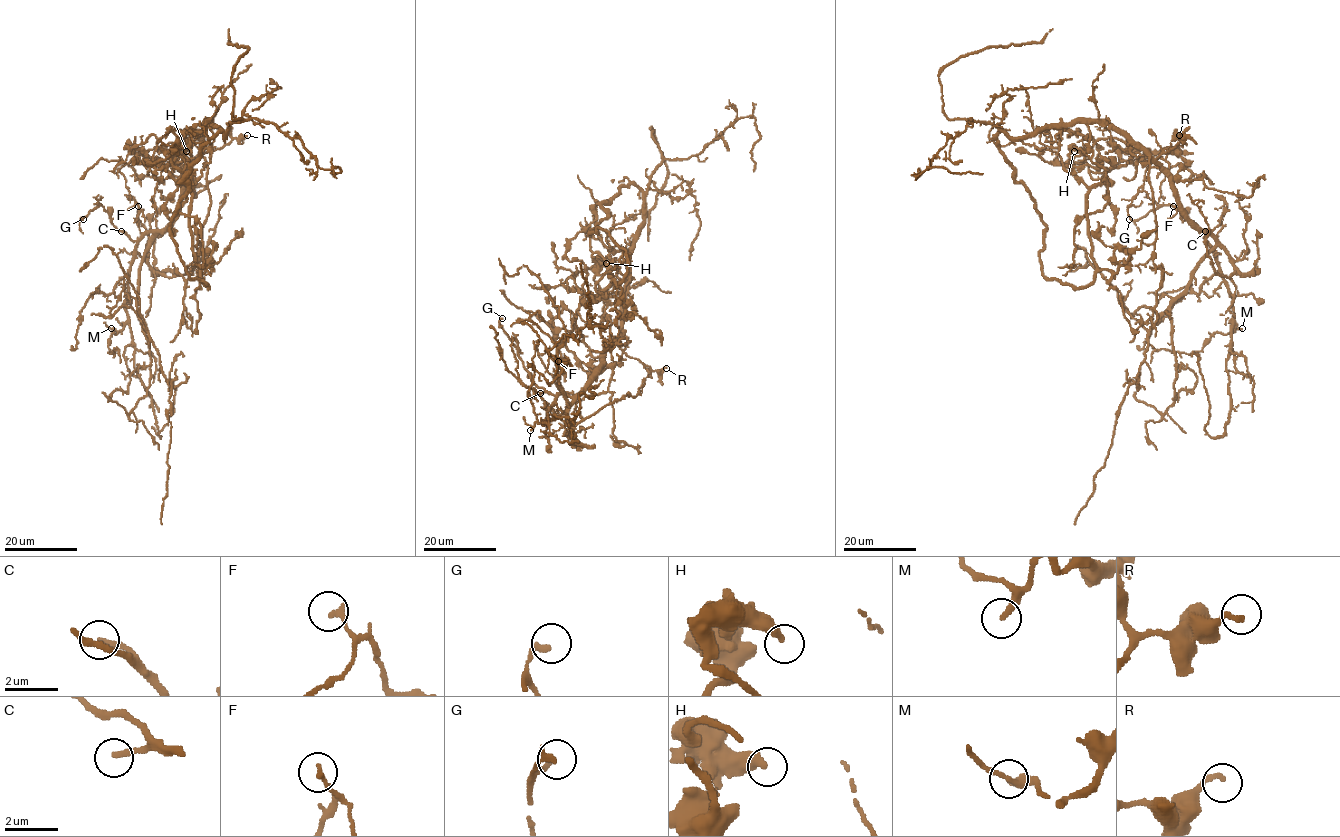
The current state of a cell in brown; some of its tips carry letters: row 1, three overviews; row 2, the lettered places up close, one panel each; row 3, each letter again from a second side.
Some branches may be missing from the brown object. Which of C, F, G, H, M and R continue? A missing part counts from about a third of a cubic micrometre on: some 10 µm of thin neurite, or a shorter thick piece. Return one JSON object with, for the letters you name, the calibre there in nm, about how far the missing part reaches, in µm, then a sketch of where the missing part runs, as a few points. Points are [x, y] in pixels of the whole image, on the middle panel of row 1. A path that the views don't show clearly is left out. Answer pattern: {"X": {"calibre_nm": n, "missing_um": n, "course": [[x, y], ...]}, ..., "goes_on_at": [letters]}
{"C": {"calibre_nm": 240, "missing_um": 10}, "goes_on_at": ["C"]}

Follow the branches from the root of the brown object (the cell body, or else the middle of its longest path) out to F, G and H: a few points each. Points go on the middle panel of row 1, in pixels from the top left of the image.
F: (604, 353), (599, 371), (573, 396), (559, 391), (556, 377), (560, 367), (558, 361)
G: (604, 353), (599, 371), (577, 393), (552, 395), (532, 382), (518, 348), (499, 322), (502, 318)
H: (604, 353), (564, 329), (555, 340), (576, 324), (579, 300), (610, 283), (610, 264), (596, 257), (606, 263)

